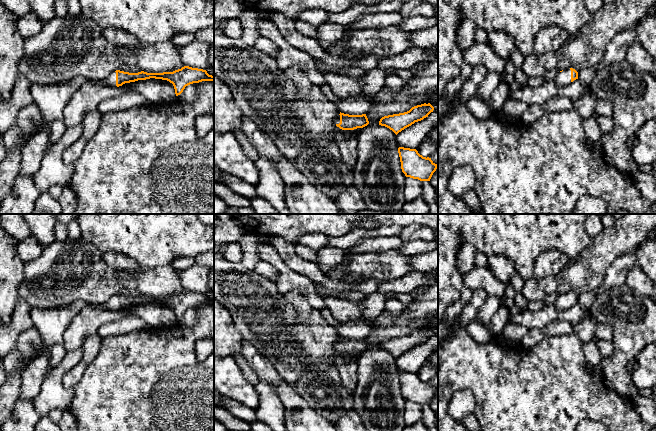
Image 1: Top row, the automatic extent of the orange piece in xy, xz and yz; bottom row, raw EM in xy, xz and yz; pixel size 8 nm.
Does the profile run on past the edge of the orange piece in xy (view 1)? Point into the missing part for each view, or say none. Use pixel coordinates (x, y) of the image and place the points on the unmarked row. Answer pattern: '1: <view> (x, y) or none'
1: xy (111, 304)

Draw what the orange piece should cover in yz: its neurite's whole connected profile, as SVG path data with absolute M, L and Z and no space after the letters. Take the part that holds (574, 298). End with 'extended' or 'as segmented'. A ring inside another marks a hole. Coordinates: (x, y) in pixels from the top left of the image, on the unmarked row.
M569 292L567 294L560 295L554 303L554 306L559 310L564 310L576 303L578 303L578 296L573 292Z; extended

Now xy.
M184 290L173 296L147 297L144 295L138 297L129 297L120 294L113 295L108 302L101 304L103 308L110 310L122 310L125 307L146 304L150 302L167 304L173 308L176 320L180 319L186 310L202 305L213 305L214 300L209 299L206 294Z; extended

